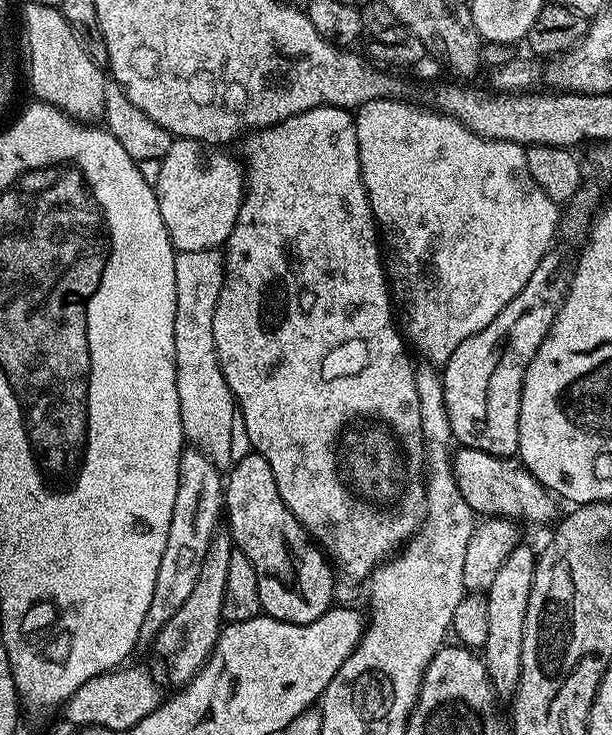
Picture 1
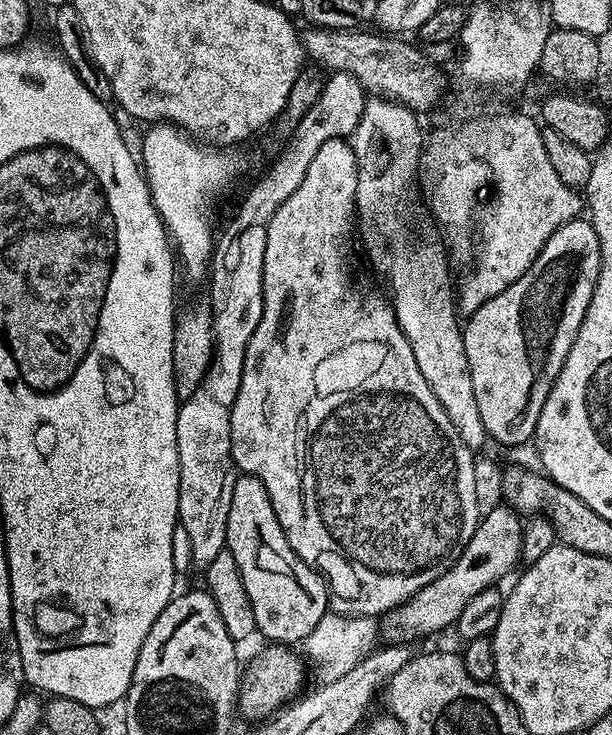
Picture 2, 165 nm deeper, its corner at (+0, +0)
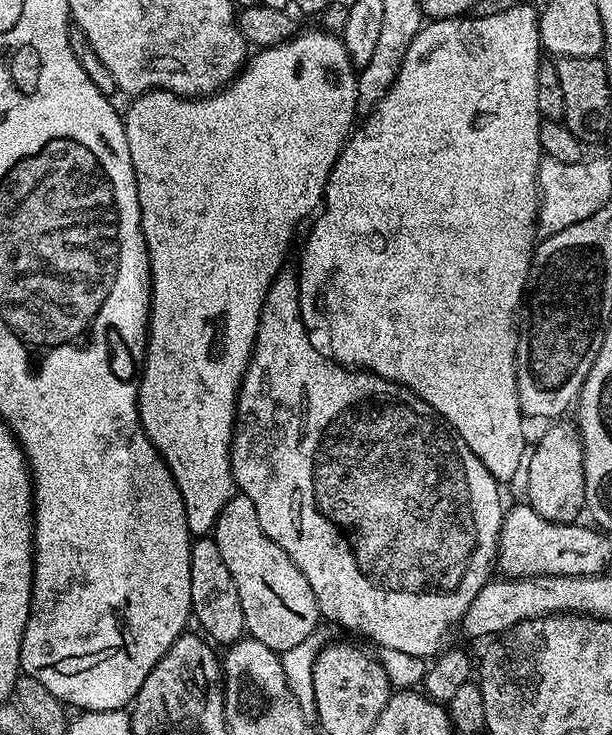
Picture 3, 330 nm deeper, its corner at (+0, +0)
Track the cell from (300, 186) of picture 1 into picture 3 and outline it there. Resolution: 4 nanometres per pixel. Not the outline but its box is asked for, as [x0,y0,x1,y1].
[232,270,506,658]

